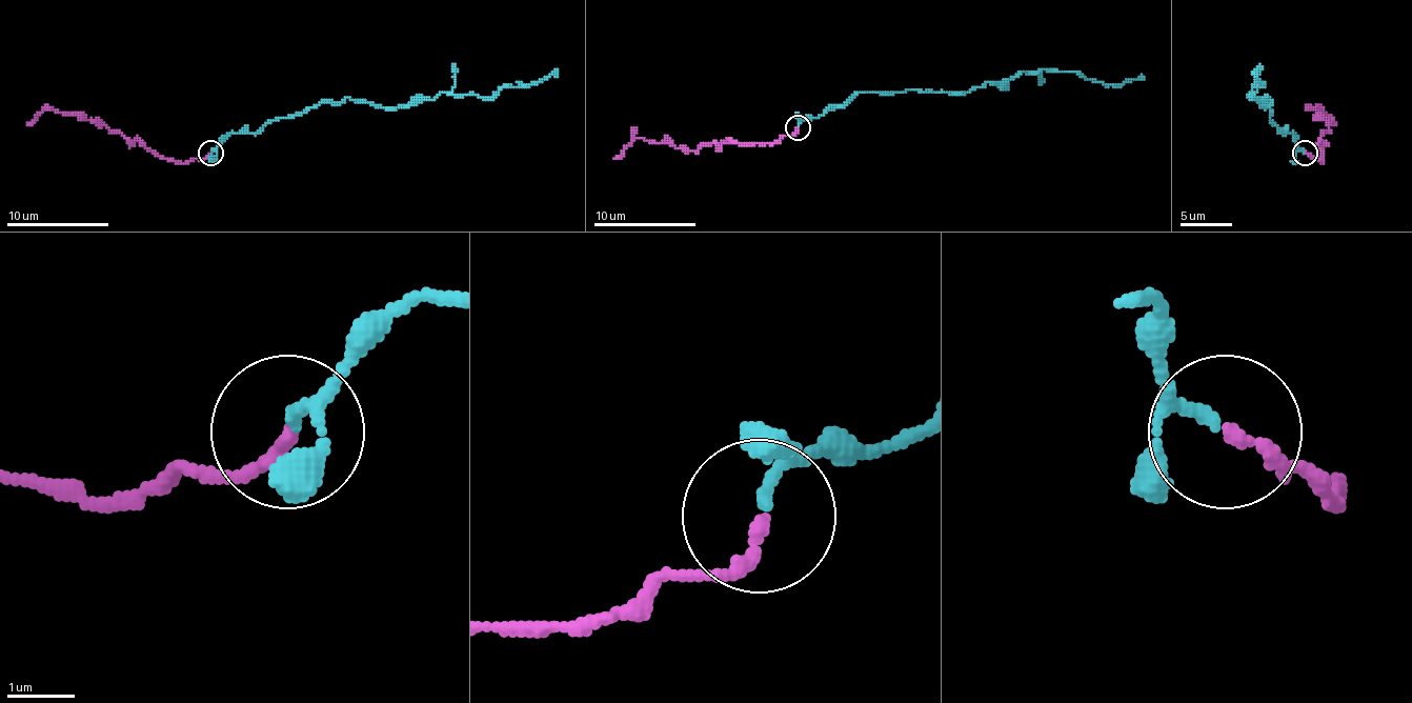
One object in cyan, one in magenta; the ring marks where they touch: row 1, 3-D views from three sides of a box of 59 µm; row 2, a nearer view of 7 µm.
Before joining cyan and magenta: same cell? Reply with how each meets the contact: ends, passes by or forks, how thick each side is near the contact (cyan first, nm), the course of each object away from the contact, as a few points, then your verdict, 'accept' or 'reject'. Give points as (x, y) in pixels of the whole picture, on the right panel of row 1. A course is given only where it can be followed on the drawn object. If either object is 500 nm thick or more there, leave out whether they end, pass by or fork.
cyan passes by; magenta ends there; 130 nm thick on the cyan side, 200 nm on the other; cyan runs (1303, 154), (1293, 133), (1270, 120), (1270, 97), (1267, 107), (1249, 92), (1249, 97), (1262, 84), (1254, 68); magenta runs (1306, 154), (1320, 163), (1318, 143), (1329, 125), (1316, 107), (1336, 125); accept

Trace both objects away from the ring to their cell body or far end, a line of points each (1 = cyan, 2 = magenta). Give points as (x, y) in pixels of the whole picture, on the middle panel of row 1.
1: (798, 125), (844, 107), (860, 92), (974, 89), (1028, 72), (1080, 72), (1090, 79), (1123, 84), (1144, 77)
2: (798, 127), (772, 143), (726, 140), (690, 151), (637, 138), (613, 158)

